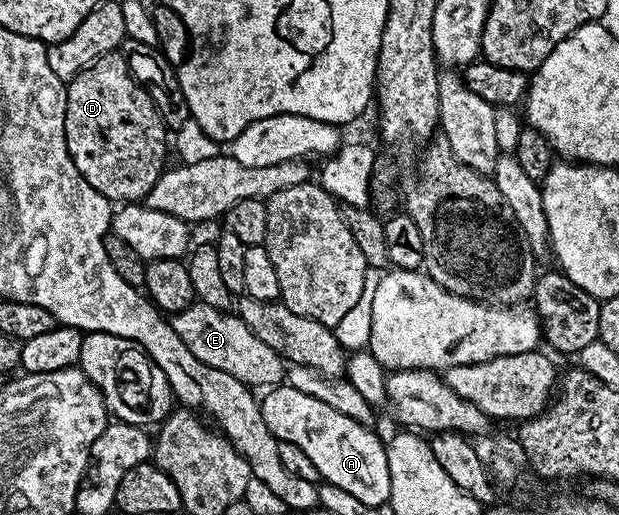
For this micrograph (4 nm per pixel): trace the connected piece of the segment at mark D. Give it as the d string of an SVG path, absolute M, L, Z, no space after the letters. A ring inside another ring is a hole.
M112 52L101 56L92 66L86 66L76 78L66 83L67 88L67 107L65 108L65 140L69 148L69 156L73 160L73 164L77 168L77 172L81 172L81 176L85 176L85 180L93 188L97 188L97 192L101 192L112 203L115 204L135 204L140 200L146 199L147 193L153 188L153 184L157 184L157 180L163 174L167 158L167 146L169 150L169 131L167 125L163 123L163 118L157 112L157 108L153 104L153 100L149 96L149 92L145 87L140 86L136 82L135 77L131 75L131 69L127 63L127 55L122 52Z

